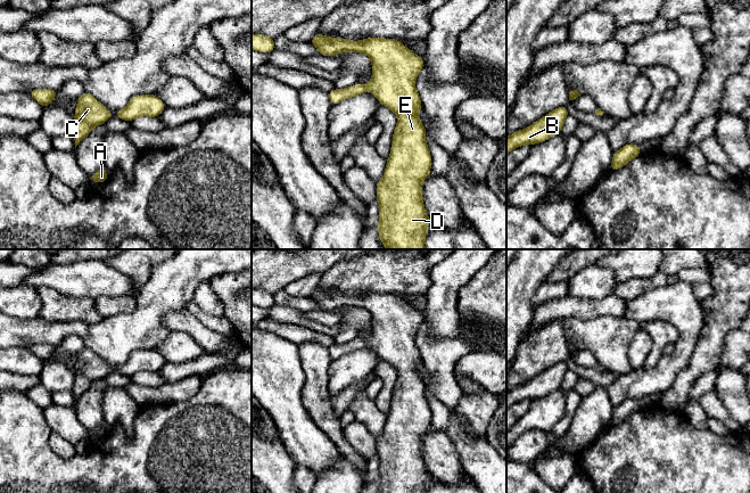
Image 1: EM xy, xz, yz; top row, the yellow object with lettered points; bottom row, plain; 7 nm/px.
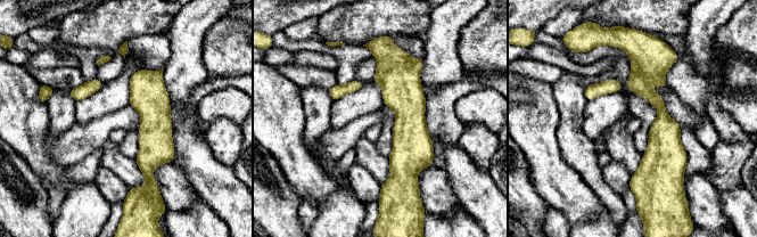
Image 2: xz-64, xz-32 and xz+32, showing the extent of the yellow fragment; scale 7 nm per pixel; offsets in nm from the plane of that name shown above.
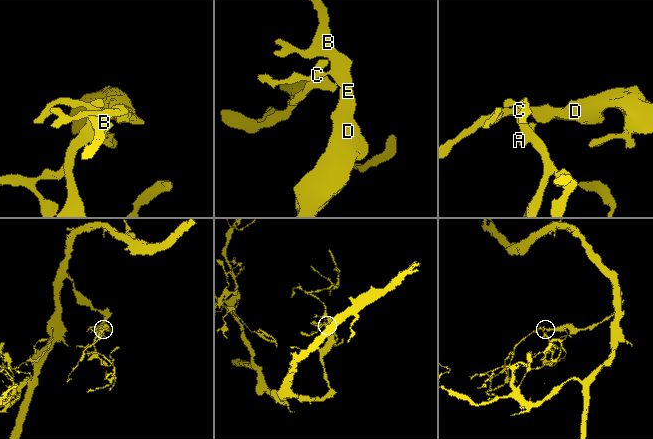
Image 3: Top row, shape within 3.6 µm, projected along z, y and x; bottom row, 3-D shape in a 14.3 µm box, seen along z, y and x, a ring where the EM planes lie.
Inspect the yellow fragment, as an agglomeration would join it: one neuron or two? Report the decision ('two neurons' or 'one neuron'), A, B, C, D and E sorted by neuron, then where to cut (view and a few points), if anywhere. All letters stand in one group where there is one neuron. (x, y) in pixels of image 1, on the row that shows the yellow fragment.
one neuron; A B C D E; no cut

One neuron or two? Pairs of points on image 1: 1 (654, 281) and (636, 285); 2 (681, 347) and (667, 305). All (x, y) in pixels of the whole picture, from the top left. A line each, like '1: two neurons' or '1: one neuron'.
1: one neuron
2: one neuron

